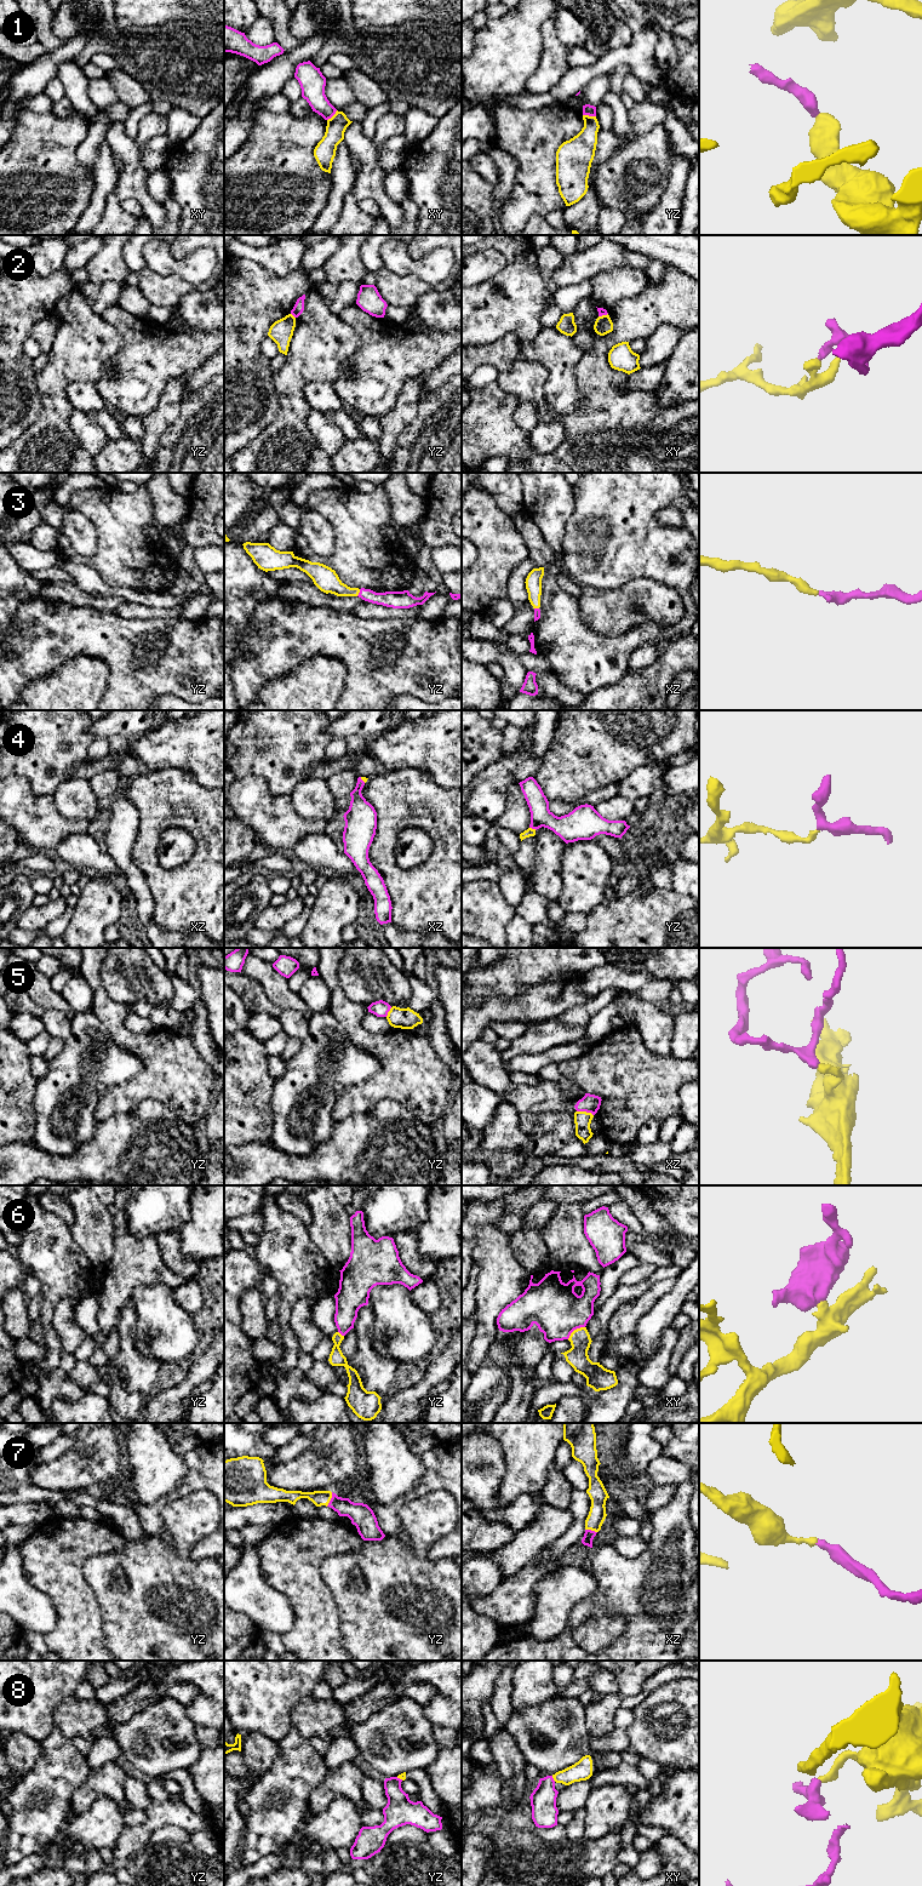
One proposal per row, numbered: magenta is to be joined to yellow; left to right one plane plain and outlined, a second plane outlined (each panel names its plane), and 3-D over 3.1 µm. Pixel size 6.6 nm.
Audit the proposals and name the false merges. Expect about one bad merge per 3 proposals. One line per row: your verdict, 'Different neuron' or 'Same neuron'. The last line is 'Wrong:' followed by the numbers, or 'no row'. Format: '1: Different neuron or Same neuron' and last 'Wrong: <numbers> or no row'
1: Different neuron
2: Different neuron
3: Same neuron
4: Same neuron
5: Different neuron
6: Different neuron
7: Same neuron
8: Different neuron
Wrong: 1, 2, 5, 6, 8

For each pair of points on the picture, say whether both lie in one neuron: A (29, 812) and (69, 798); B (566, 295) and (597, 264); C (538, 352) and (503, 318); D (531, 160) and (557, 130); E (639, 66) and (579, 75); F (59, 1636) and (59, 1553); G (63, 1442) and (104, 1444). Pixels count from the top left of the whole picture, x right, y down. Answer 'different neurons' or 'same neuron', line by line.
A: different neurons
B: same neuron
C: different neurons
D: same neuron
E: same neuron
F: same neuron
G: different neurons

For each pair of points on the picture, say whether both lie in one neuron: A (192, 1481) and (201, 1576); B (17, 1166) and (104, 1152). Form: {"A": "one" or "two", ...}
{"A": "two", "B": "one"}

